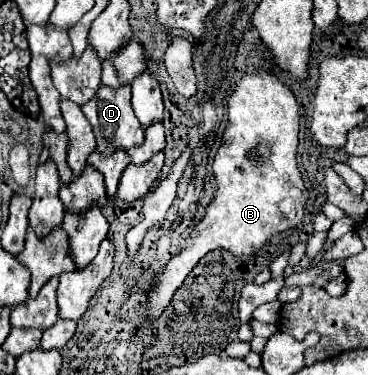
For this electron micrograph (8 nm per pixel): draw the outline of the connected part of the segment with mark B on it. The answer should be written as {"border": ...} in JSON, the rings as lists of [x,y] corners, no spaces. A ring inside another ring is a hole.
{"border":[[[256,72],[244,76],[238,84],[232,96],[228,98],[228,126],[224,132],[224,142],[214,158],[214,176],[218,184],[218,192],[214,202],[206,208],[204,220],[192,230],[190,238],[184,244],[184,250],[174,256],[162,274],[156,276],[156,282],[150,288],[150,302],[146,308],[148,318],[158,318],[164,308],[168,306],[172,294],[184,278],[192,272],[192,268],[200,262],[202,256],[216,248],[230,250],[236,256],[256,256],[262,252],[264,244],[268,244],[278,232],[290,230],[294,226],[300,226],[306,212],[306,186],[302,180],[302,174],[298,170],[296,162],[296,148],[298,148],[298,132],[300,132],[300,112],[298,104],[294,100],[294,94],[290,88],[272,76],[270,72]]]}

